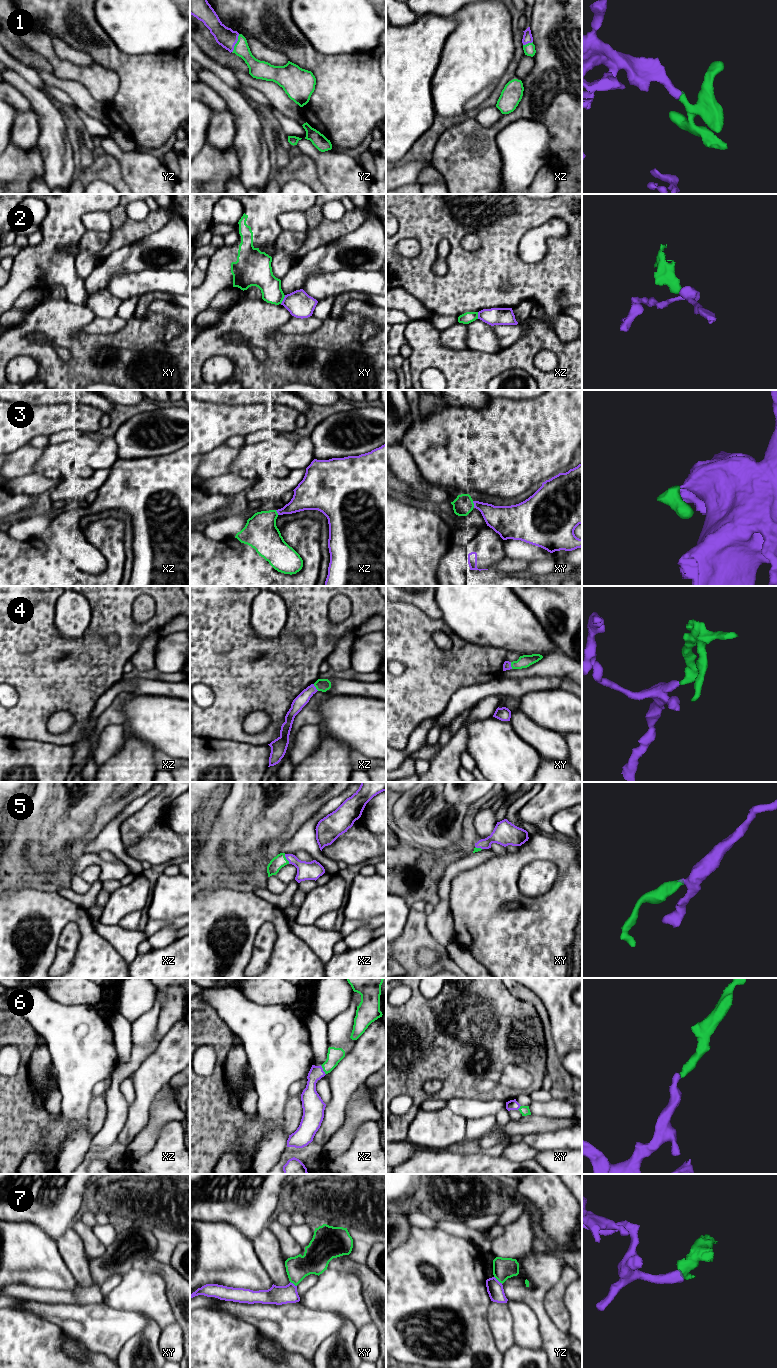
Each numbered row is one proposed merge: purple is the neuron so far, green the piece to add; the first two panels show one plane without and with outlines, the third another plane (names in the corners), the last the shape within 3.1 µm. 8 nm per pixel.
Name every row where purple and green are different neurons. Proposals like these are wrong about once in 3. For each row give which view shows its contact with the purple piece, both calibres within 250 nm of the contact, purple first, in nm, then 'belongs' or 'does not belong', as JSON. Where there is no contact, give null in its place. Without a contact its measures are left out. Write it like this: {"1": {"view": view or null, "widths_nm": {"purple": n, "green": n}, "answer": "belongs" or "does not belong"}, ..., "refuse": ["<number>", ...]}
{"1": {"view": "yz", "widths_nm": {"purple": 160, "green": 120}, "answer": "belongs"}, "2": {"view": "xy", "widths_nm": {"purple": 200, "green": 180}, "answer": "does not belong"}, "3": {"view": "xy", "widths_nm": {"purple": 220, "green": 160}, "answer": "belongs"}, "4": {"view": "xz", "widths_nm": {"purple": 100, "green": 100}, "answer": "belongs"}, "5": {"view": "xz", "widths_nm": {"purple": 150, "green": 100}, "answer": "belongs"}, "6": {"view": "xz", "widths_nm": {"purple": 150, "green": 120}, "answer": "belongs"}, "7": {"view": "yz", "widths_nm": {"purple": 130, "green": 180}, "answer": "does not belong"}, "refuse": ["2", "7"]}

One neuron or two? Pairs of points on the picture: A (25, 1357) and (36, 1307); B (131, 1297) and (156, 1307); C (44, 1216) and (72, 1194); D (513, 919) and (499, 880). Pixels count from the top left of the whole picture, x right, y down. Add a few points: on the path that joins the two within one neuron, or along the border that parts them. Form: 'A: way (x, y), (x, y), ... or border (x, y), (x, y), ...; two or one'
A: border (11, 1307), (21, 1307), (30, 1310), (55, 1324); two
B: way (137, 1297), (146, 1297), (150, 1301); one
C: way (51, 1209), (65, 1197); one
D: way (502, 913), (497, 908), (497, 891); one

